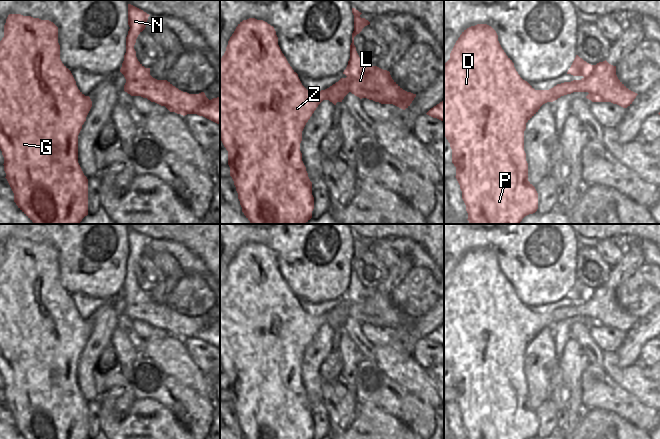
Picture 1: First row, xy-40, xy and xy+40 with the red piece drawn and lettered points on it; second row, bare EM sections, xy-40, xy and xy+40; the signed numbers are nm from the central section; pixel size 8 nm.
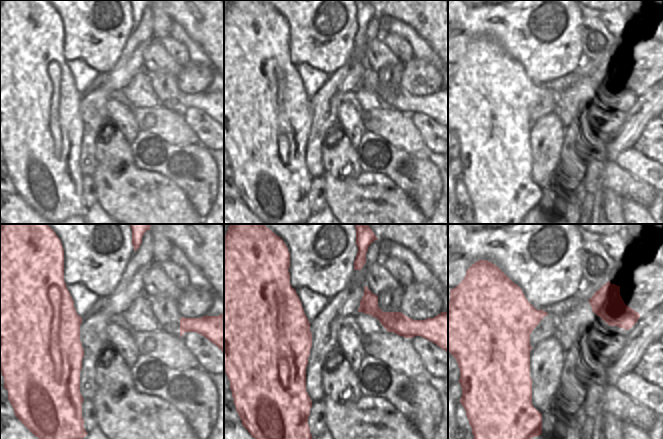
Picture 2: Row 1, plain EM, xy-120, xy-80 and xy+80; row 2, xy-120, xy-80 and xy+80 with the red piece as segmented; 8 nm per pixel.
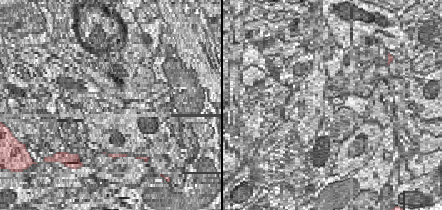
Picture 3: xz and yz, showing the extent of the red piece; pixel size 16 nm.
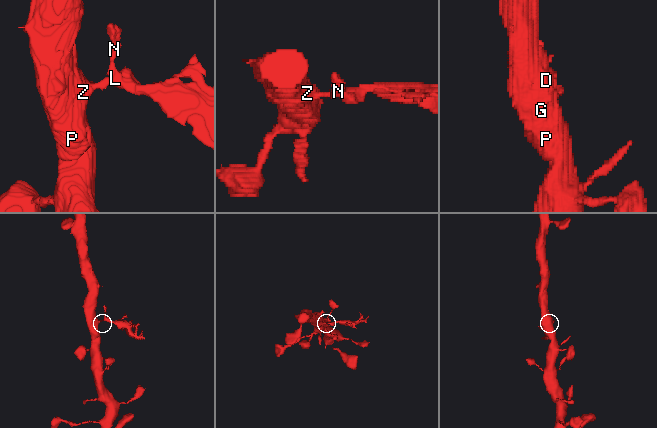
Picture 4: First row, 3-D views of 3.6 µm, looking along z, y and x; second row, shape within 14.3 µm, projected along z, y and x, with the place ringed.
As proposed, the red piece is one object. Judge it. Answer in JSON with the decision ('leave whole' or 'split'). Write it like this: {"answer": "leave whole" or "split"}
{"answer": "split"}

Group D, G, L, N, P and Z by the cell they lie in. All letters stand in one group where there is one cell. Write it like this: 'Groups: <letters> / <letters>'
Groups: D G P Z / L N

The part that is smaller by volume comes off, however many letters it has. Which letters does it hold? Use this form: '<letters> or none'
L, N

